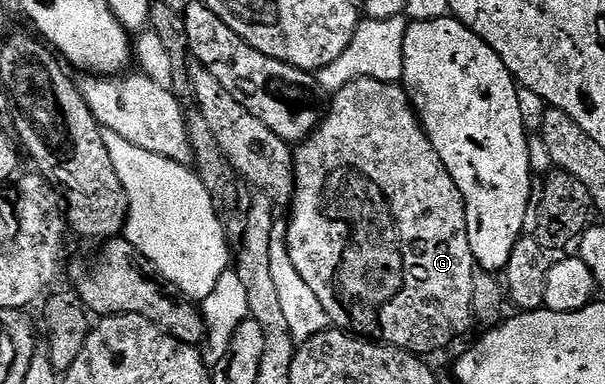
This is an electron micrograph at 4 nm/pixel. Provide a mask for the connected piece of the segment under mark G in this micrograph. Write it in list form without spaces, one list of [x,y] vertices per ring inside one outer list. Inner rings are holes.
[[[357,78],[344,88],[333,91],[330,107],[325,107],[324,117],[318,129],[309,138],[297,143],[292,154],[294,163],[294,193],[289,203],[290,216],[287,228],[287,250],[292,264],[299,272],[303,284],[315,294],[316,300],[324,306],[329,321],[337,329],[353,332],[367,340],[394,346],[397,350],[408,350],[411,354],[427,356],[433,350],[442,350],[457,334],[472,326],[472,276],[476,273],[476,263],[472,248],[468,244],[466,227],[466,206],[460,192],[448,176],[444,164],[432,144],[426,138],[426,131],[413,106],[410,95],[396,82],[381,82],[371,78]]]

